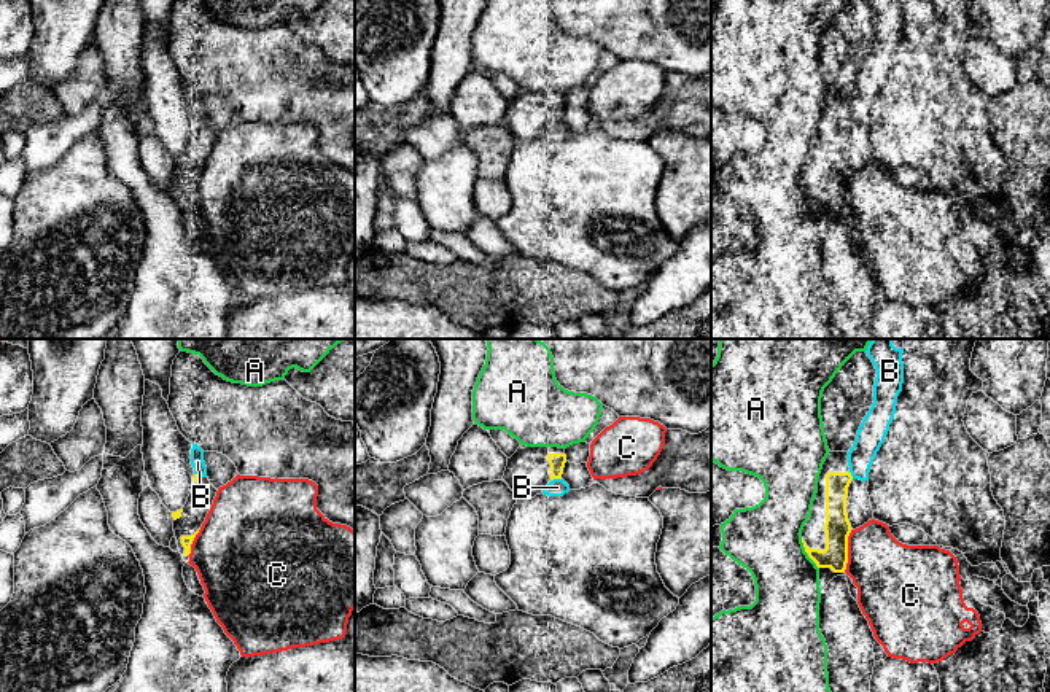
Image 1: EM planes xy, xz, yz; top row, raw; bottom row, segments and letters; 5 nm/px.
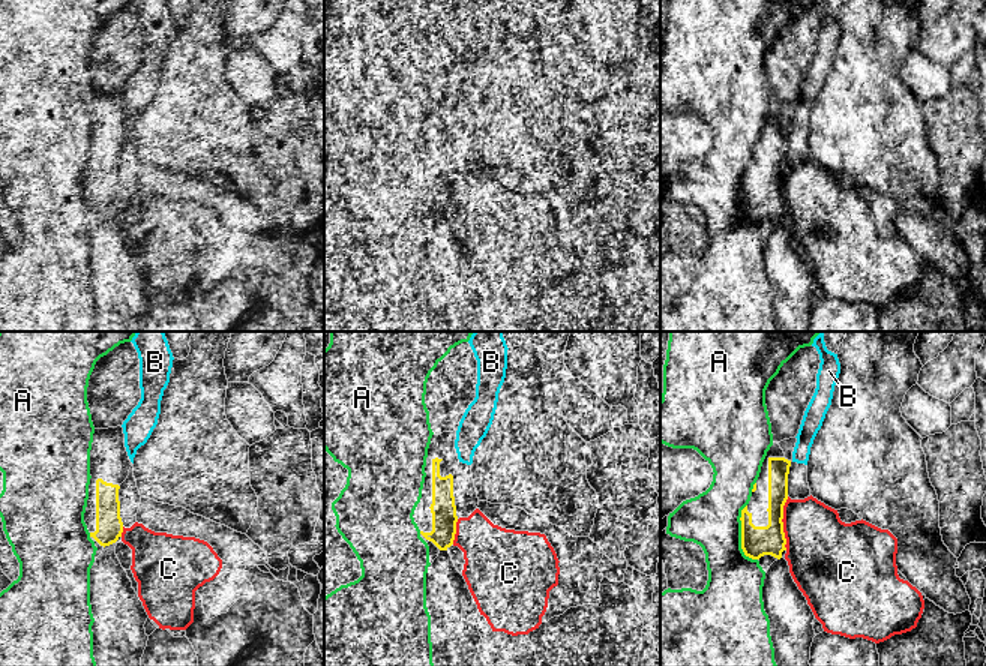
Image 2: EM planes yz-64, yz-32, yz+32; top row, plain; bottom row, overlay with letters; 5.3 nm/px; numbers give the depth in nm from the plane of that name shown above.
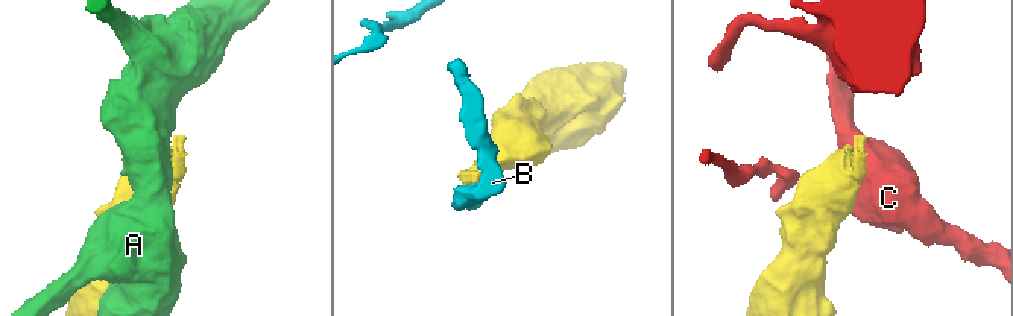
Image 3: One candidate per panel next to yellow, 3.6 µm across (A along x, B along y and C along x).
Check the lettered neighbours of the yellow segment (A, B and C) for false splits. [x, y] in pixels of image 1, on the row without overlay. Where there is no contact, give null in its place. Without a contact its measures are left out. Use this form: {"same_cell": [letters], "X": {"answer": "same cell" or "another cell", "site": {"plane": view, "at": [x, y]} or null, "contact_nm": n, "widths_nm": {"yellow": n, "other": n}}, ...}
{"same_cell": [], "A": {"answer": "another cell", "site": {"plane": "yz", "at": [807, 196]}, "contact_nm": 180, "widths_nm": {"yellow": 140, "other": 360}}, "B": {"answer": "another cell", "site": {"plane": "xz", "at": [556, 121]}, "contact_nm": 60, "widths_nm": {"yellow": 80, "other": 90}}, "C": {"answer": "another cell", "site": {"plane": "yz", "at": [847, 194]}, "contact_nm": 220, "widths_nm": {"yellow": 140, "other": 340}}}

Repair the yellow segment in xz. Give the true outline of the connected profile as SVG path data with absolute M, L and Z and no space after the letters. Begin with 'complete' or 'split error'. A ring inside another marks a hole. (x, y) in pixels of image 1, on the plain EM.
split error; M519 91L517 95L508 102L503 124L517 143L535 142L542 137L550 124L562 122L565 107L565 92Z

